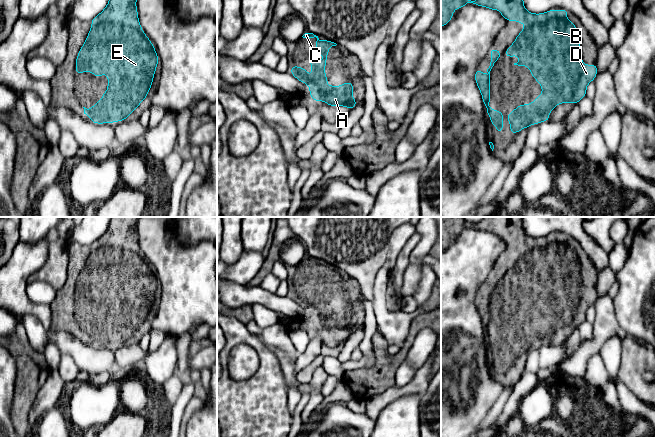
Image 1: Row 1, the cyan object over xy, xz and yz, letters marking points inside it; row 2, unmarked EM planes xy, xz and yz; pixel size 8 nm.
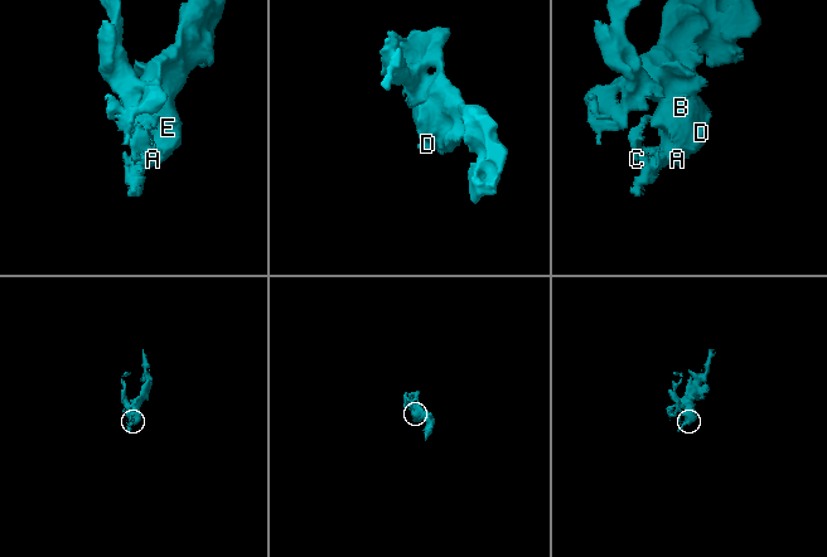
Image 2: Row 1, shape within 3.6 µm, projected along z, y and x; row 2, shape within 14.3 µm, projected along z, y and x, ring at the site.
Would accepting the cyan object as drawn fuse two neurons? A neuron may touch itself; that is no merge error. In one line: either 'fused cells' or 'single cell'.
single cell

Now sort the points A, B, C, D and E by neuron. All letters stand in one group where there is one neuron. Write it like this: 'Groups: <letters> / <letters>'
Groups: A B C D E

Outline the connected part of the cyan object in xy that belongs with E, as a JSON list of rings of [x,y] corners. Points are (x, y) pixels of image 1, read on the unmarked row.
[[[139,217],[111,218],[106,232],[91,244],[92,251],[76,283],[77,299],[85,295],[92,296],[97,302],[102,298],[108,299],[108,314],[103,318],[102,323],[97,328],[94,328],[91,334],[83,331],[84,338],[88,340],[92,346],[97,348],[125,344],[145,323],[152,309],[159,282],[153,268],[142,255],[138,244],[138,236],[136,233],[138,218]]]

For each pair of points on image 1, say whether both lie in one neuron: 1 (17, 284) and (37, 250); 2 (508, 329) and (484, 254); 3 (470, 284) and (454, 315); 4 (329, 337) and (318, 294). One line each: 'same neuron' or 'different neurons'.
1: same neuron
2: different neurons
3: same neuron
4: same neuron

